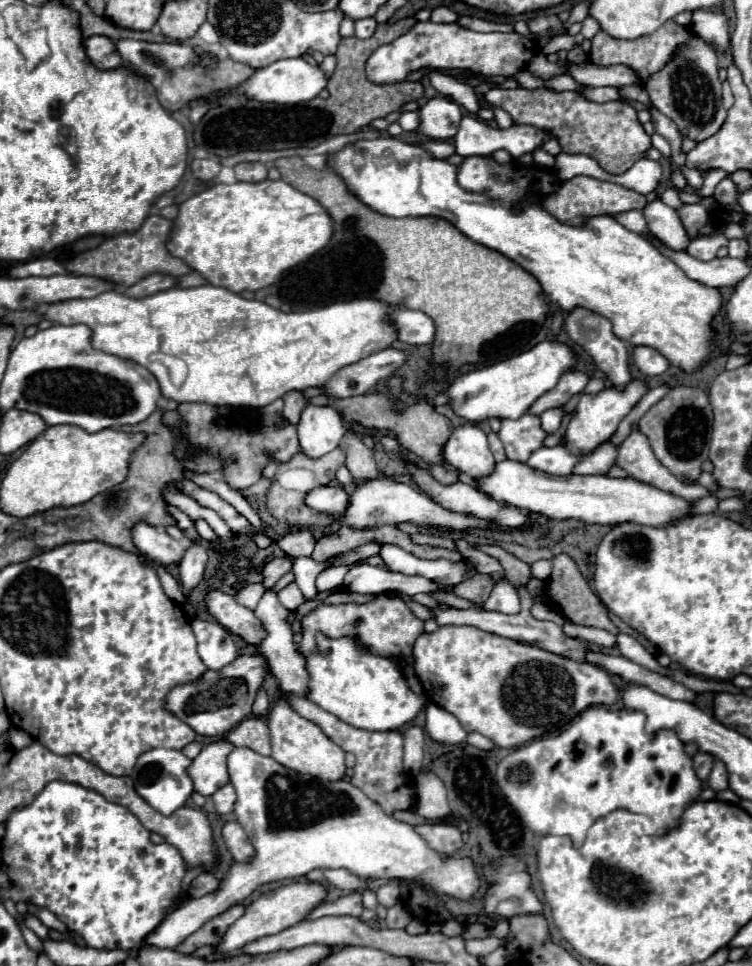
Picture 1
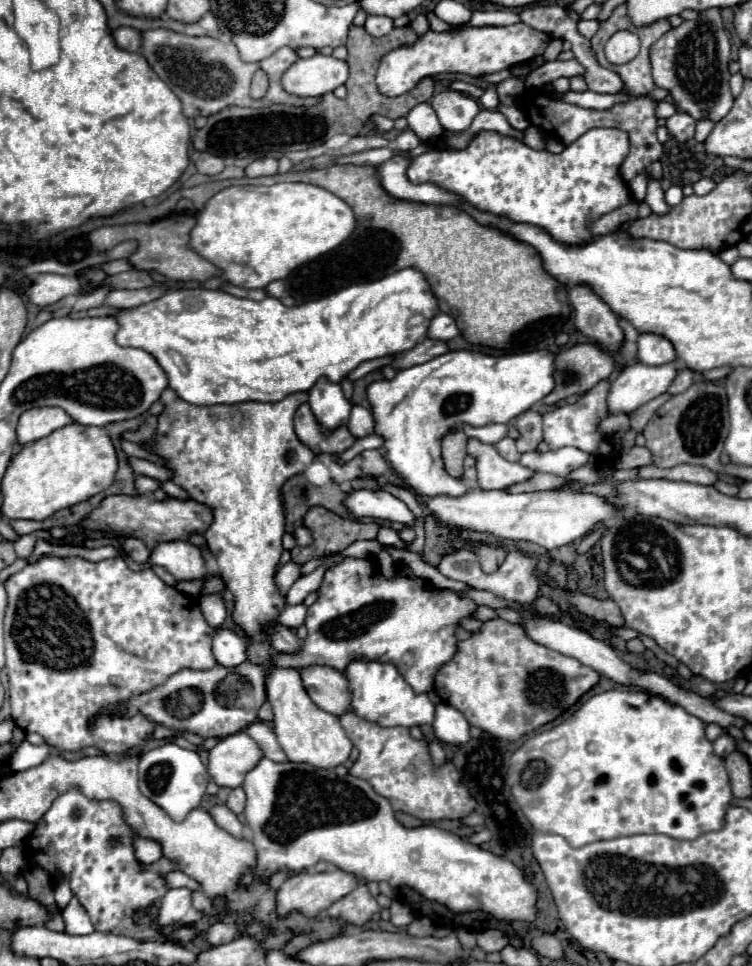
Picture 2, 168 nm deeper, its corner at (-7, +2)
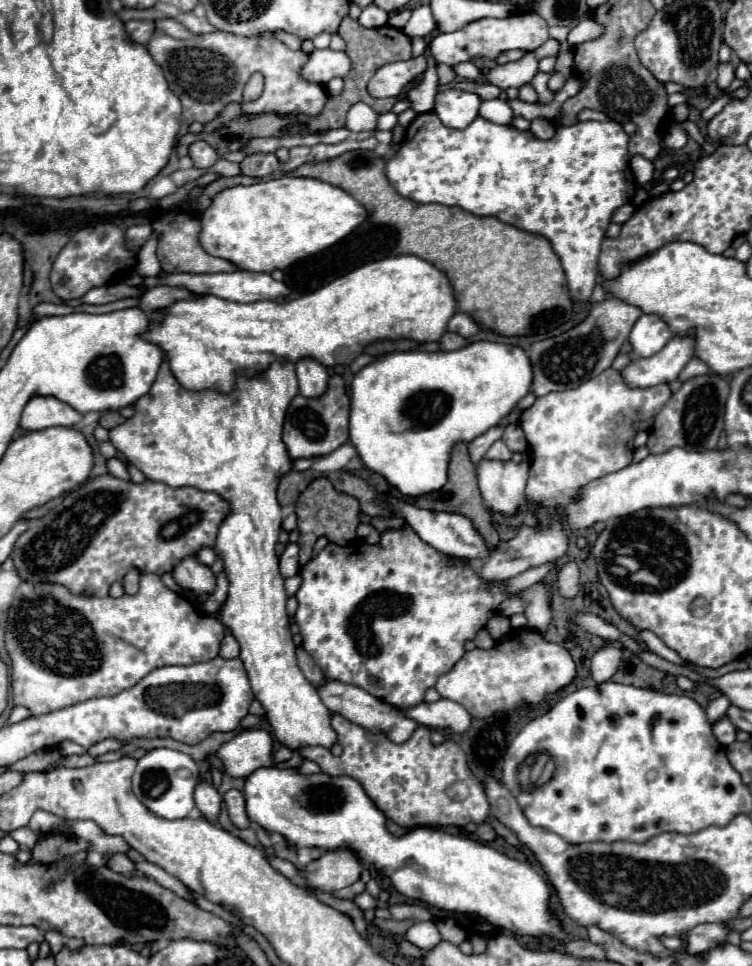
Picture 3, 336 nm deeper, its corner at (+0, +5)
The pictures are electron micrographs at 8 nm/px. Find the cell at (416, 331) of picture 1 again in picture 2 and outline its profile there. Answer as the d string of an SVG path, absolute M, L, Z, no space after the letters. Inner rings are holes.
M440 312L430 320L428 338L432 338L432 340L452 340L454 336L458 336L458 328L456 328L456 322L454 322L452 316Z

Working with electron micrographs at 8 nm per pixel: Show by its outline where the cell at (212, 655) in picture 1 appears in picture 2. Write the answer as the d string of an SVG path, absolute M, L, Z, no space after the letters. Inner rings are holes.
M218 628L212 640L212 652L220 666L238 666L248 658L246 638L238 636L234 630Z

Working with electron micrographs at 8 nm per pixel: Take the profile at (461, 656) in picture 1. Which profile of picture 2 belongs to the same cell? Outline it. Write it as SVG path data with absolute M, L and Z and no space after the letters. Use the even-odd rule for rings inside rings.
M492 618L482 622L478 632L472 632L466 640L458 642L458 650L452 660L446 662L434 676L434 692L442 698L442 702L460 710L470 726L476 726L498 740L514 742L524 734L556 720L598 682L600 674L592 668L582 666L578 660L562 656L560 652L554 652L542 644L532 642L528 636L524 636L522 626L510 624L502 618Z

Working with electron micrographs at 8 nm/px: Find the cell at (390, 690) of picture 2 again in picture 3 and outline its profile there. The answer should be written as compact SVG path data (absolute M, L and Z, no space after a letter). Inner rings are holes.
M439 699L435 703L423 701L411 709L403 709L403 713L415 719L419 725L431 729L451 729L453 733L465 733L471 725L471 715L467 709L449 699Z

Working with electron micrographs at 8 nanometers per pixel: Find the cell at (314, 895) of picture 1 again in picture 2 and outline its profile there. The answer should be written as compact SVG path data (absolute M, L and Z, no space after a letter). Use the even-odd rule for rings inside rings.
M342 870L322 872L322 874L310 874L310 872L294 874L280 886L280 890L276 894L276 914L278 914L278 918L286 918L292 912L298 912L298 914L302 914L306 918L316 918L330 904L334 904L336 900L340 900L342 896L352 892L356 886L358 886L356 876L348 874L348 872L342 872Z

